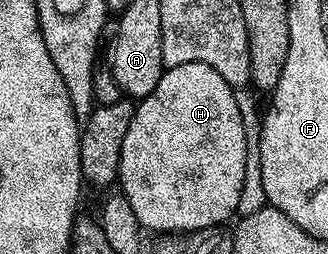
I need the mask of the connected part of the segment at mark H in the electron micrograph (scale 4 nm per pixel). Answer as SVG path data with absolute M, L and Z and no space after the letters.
M185 62L185 66L167 68L153 94L135 104L129 130L125 130L125 142L121 142L117 188L133 208L140 229L151 234L196 232L226 225L226 220L236 215L247 177L249 153L247 131L235 94L236 89L213 66Z

